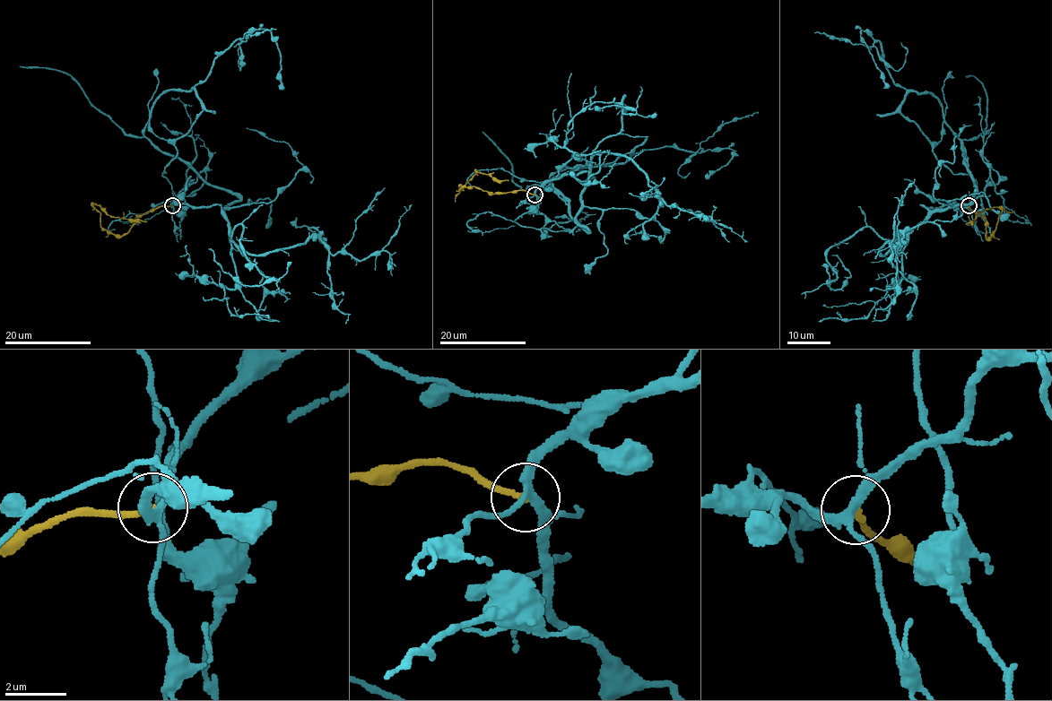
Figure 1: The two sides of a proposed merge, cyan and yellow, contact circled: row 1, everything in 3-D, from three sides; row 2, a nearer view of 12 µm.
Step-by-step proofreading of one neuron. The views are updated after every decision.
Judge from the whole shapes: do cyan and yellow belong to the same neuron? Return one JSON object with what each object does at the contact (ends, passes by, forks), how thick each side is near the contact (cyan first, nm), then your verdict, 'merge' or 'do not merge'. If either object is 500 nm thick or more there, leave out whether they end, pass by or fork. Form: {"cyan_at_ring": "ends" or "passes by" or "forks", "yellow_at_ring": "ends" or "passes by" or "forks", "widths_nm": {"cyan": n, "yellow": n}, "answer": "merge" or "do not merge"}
{"cyan_at_ring": "forks", "yellow_at_ring": "ends", "widths_nm": {"cyan": 240, "yellow": 190}, "answer": "do not merge"}

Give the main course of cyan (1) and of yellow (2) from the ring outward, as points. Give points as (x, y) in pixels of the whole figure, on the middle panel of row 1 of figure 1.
1: (534, 194), (563, 175), (587, 180), (622, 97), (636, 112), (589, 109), (596, 86)
2: (534, 194), (524, 190), (491, 194), (459, 186), (464, 190), (460, 189), (478, 172), (508, 180)

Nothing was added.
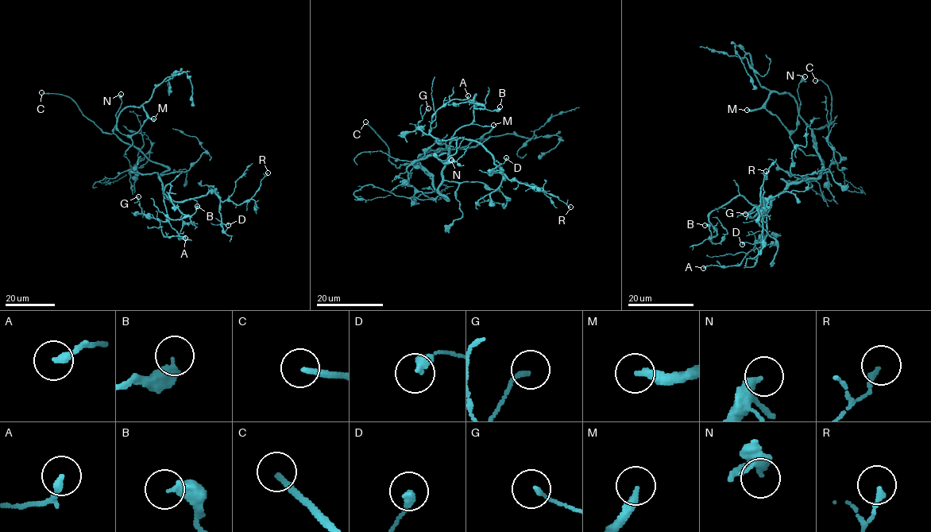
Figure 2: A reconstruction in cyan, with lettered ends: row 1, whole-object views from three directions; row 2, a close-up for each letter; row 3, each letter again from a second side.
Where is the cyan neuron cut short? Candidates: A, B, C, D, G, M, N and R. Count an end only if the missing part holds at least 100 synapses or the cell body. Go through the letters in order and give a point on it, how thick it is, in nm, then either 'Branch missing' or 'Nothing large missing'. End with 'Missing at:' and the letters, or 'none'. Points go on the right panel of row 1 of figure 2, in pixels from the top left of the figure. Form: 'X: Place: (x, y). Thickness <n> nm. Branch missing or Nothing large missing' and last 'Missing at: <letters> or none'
A: Place: (703, 268). Thickness 240 nm. Nothing large missing
B: Place: (705, 225). Thickness 400 nm. Nothing large missing
C: Place: (815, 80). Thickness 220 nm. Branch missing
D: Place: (742, 244). Thickness 300 nm. Nothing large missing
G: Place: (745, 214). Thickness 160 nm. Nothing large missing
M: Place: (747, 110). Thickness 300 nm. Branch missing
N: Place: (805, 76). Thickness 280 nm. Nothing large missing
R: Place: (766, 171). Thickness 190 nm. Nothing large missing
Missing at: C, M

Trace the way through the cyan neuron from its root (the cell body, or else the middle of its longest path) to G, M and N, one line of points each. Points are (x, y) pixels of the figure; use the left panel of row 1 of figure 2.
G: (129, 172), (157, 173), (163, 186), (166, 220), (147, 216), (141, 211), (138, 196)
M: (129, 172), (132, 168), (129, 161), (124, 156), (132, 145), (132, 136), (148, 118), (153, 118)
N: (129, 172), (132, 168), (129, 161), (124, 156), (133, 141), (117, 127), (116, 114), (121, 102), (121, 94)

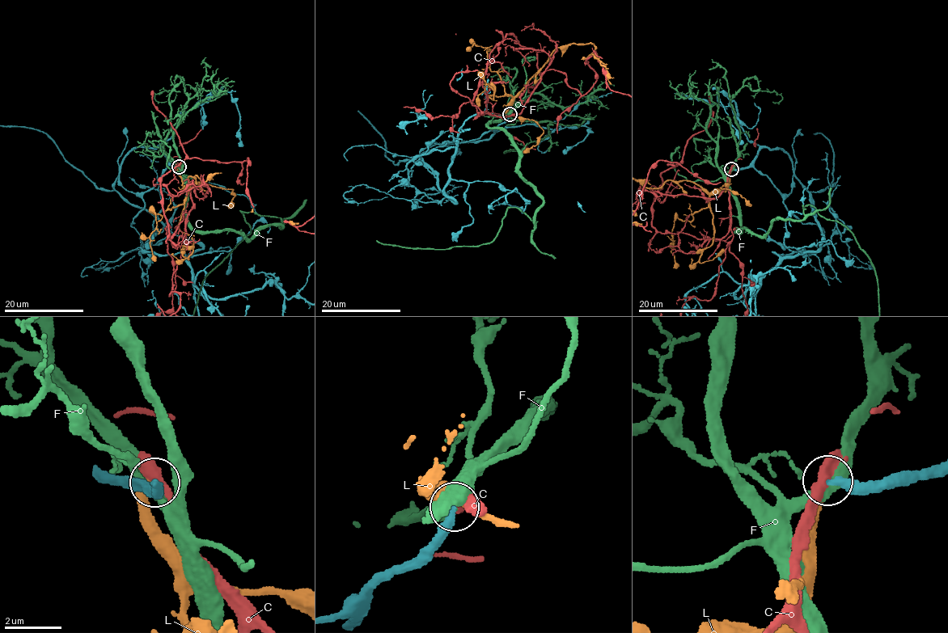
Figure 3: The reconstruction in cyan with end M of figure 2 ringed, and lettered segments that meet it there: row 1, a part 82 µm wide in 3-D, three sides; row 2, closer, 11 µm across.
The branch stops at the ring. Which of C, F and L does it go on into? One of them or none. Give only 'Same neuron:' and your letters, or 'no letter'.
Same neuron: L

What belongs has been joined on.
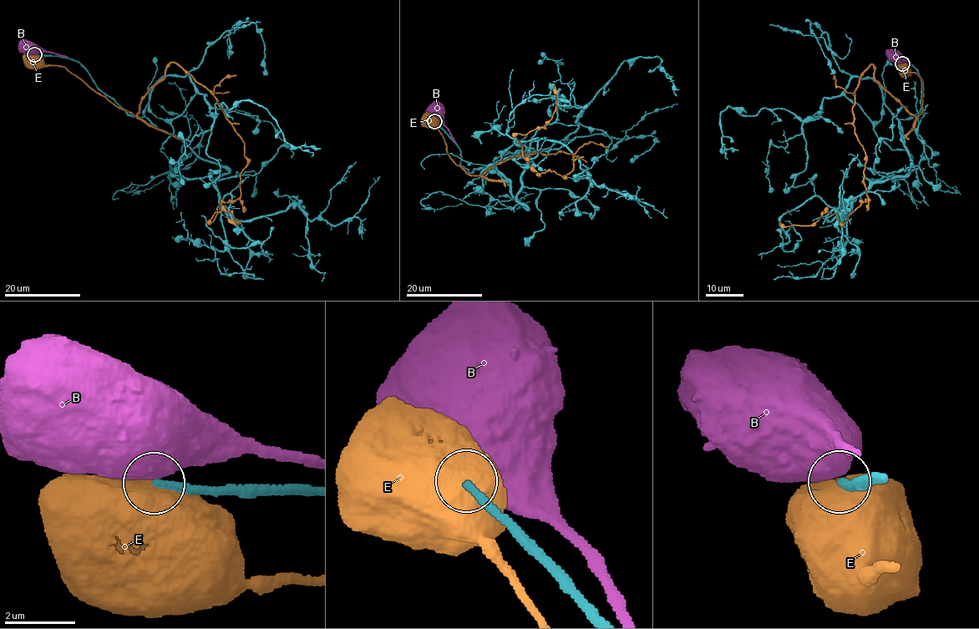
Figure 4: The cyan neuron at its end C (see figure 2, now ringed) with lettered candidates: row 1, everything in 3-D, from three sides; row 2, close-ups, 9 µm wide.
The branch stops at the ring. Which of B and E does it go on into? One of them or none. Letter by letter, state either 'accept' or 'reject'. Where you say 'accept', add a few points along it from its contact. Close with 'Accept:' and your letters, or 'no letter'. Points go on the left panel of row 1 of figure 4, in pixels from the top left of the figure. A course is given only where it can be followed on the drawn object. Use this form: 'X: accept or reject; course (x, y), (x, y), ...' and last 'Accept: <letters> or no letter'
B: reject
E: reject
Accept: no letter

